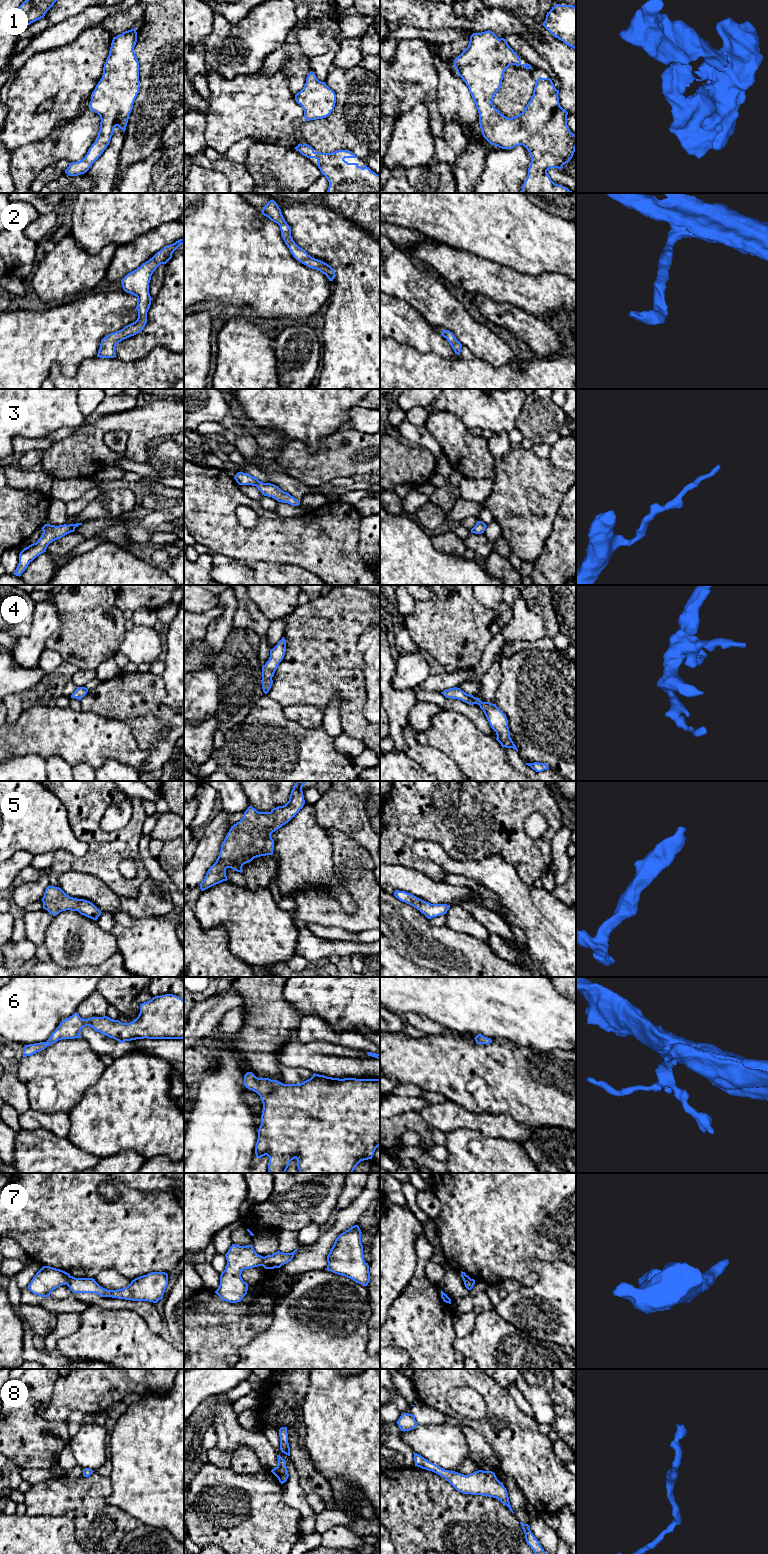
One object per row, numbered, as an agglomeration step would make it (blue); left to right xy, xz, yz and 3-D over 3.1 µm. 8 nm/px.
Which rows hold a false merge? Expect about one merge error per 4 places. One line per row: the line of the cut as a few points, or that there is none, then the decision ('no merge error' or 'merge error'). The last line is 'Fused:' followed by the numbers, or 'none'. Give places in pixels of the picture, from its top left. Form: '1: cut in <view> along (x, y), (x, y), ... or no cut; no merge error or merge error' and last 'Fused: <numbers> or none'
1: no cut; no merge error
2: no cut; no merge error
3: no cut; no merge error
4: no cut; no merge error
5: no cut; no merge error
6: no cut; no merge error
7: cut in xz along (264, 1257), (261, 1265); merge error
8: no cut; no merge error
Fused: 7

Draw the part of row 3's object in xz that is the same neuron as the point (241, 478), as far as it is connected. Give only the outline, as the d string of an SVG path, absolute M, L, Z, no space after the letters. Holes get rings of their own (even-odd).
M238 472L234 479L239 485L256 486L264 496L272 497L278 502L288 503L293 506L300 505L300 501L291 496L289 493L282 491L278 486L271 483L263 483L250 474Z

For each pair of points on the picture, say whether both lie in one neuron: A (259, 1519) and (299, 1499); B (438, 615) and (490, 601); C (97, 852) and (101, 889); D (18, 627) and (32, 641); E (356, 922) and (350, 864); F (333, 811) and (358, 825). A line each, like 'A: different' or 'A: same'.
A: different
B: different
C: different
D: different
E: same
F: same

